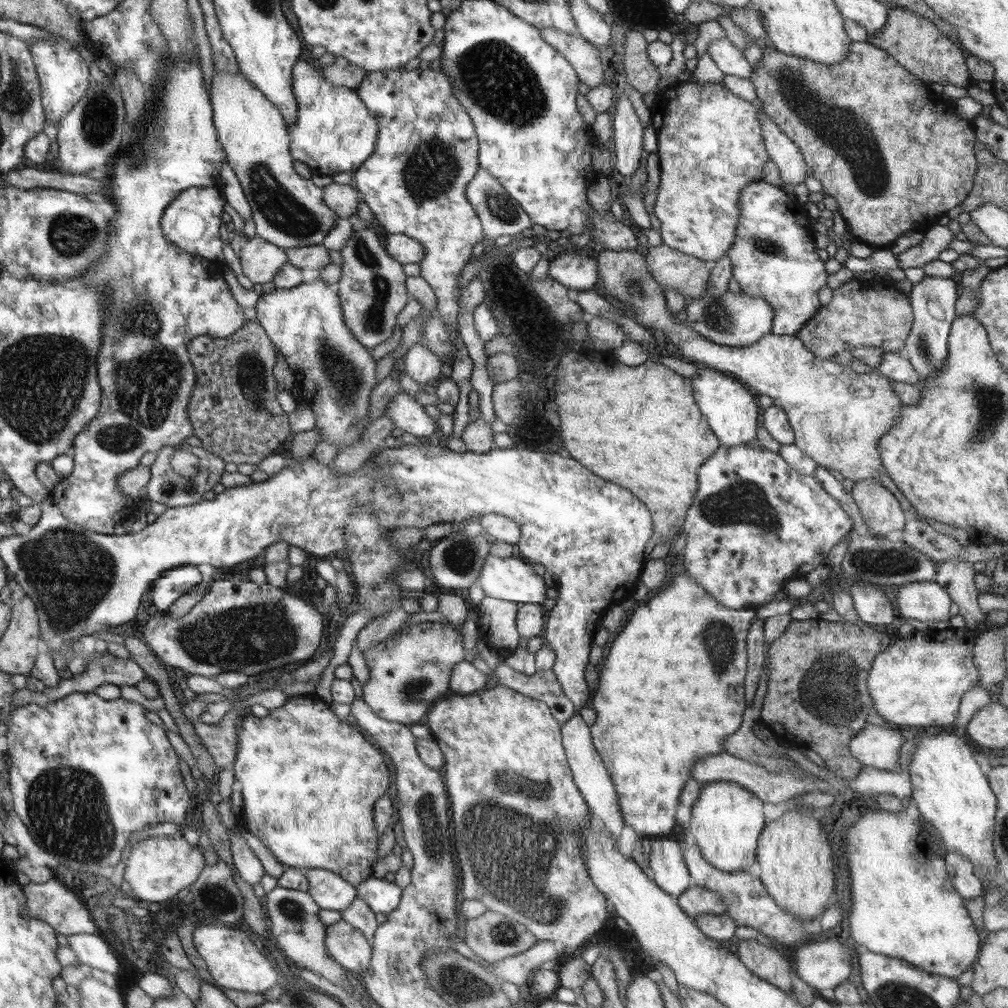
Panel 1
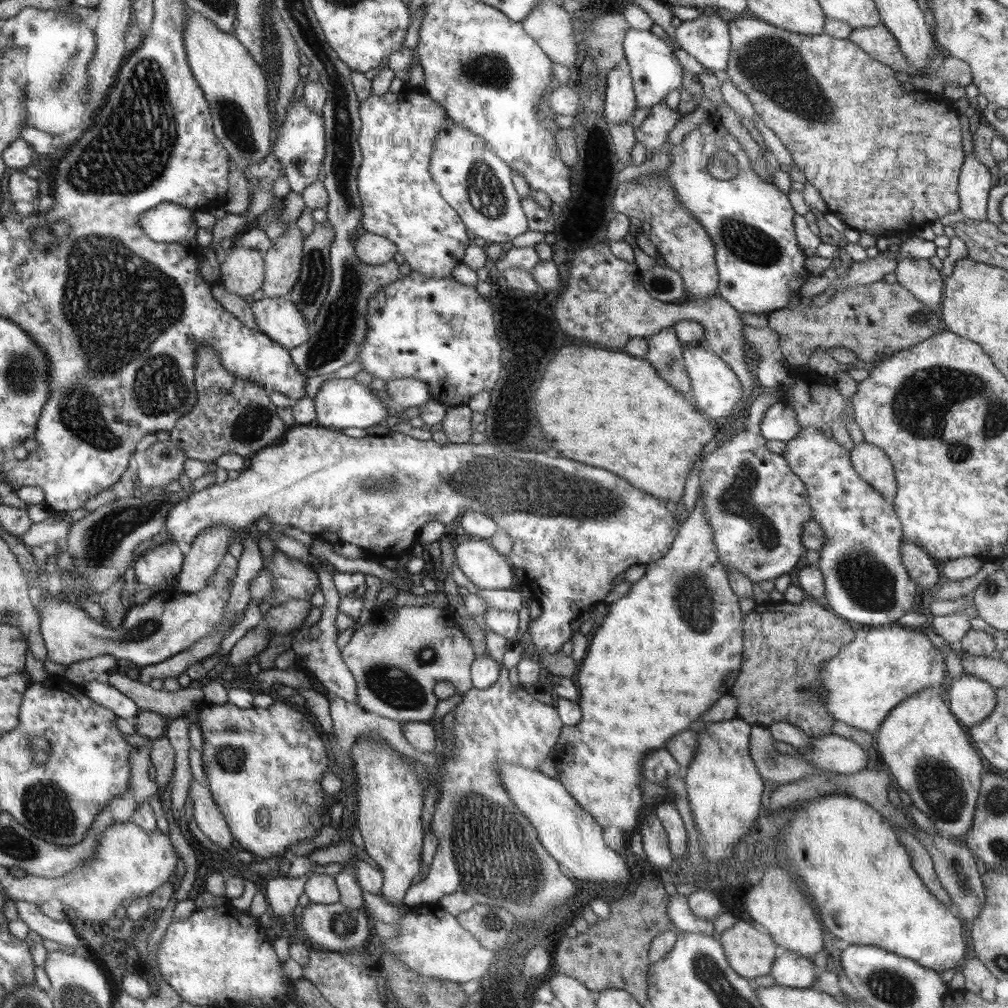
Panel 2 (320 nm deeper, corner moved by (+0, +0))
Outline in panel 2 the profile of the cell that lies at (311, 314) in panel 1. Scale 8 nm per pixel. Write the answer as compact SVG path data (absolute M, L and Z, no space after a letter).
M290 295L264 296L251 304L255 316L256 328L269 335L280 346L296 348L308 341L308 332L312 322L307 322L303 314L296 310Z

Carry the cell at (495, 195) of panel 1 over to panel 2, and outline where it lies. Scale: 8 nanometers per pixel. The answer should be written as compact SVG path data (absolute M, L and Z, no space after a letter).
M450 119L449 128L442 129L441 136L437 138L435 146L437 150L433 154L430 164L434 183L437 183L438 187L441 188L441 195L445 201L454 210L457 210L462 222L472 234L484 238L486 241L508 246L516 236L528 232L529 224L521 205L521 197L516 192L512 182L513 168L509 163L500 159L484 139Z

